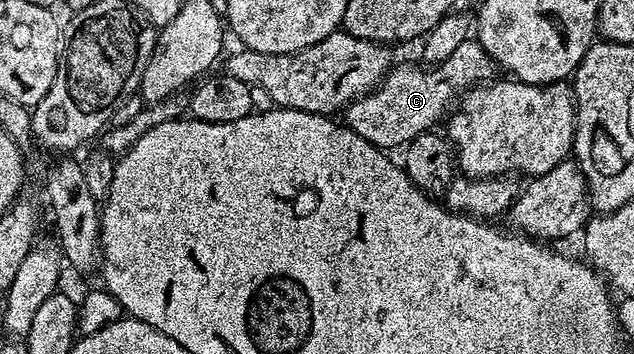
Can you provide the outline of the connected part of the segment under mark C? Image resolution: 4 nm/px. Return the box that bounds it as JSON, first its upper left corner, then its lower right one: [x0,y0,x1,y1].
[344,40,498,152]

